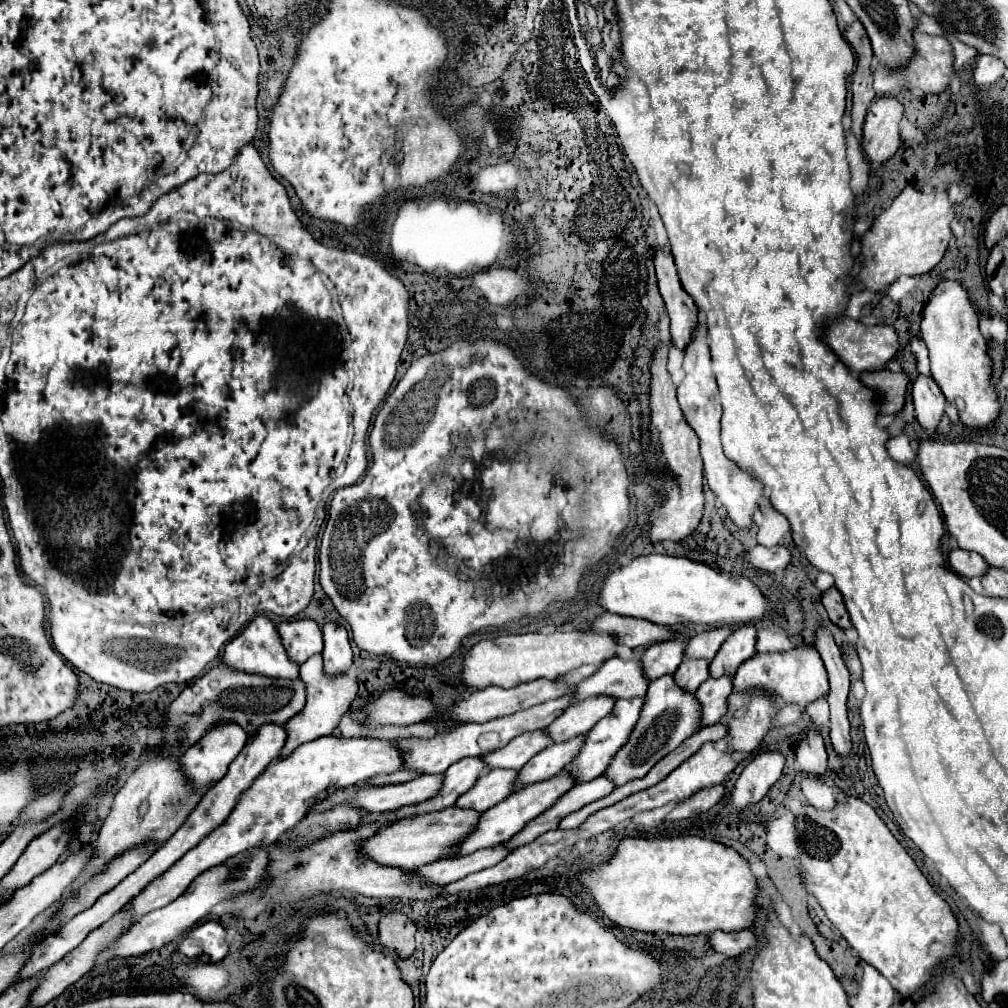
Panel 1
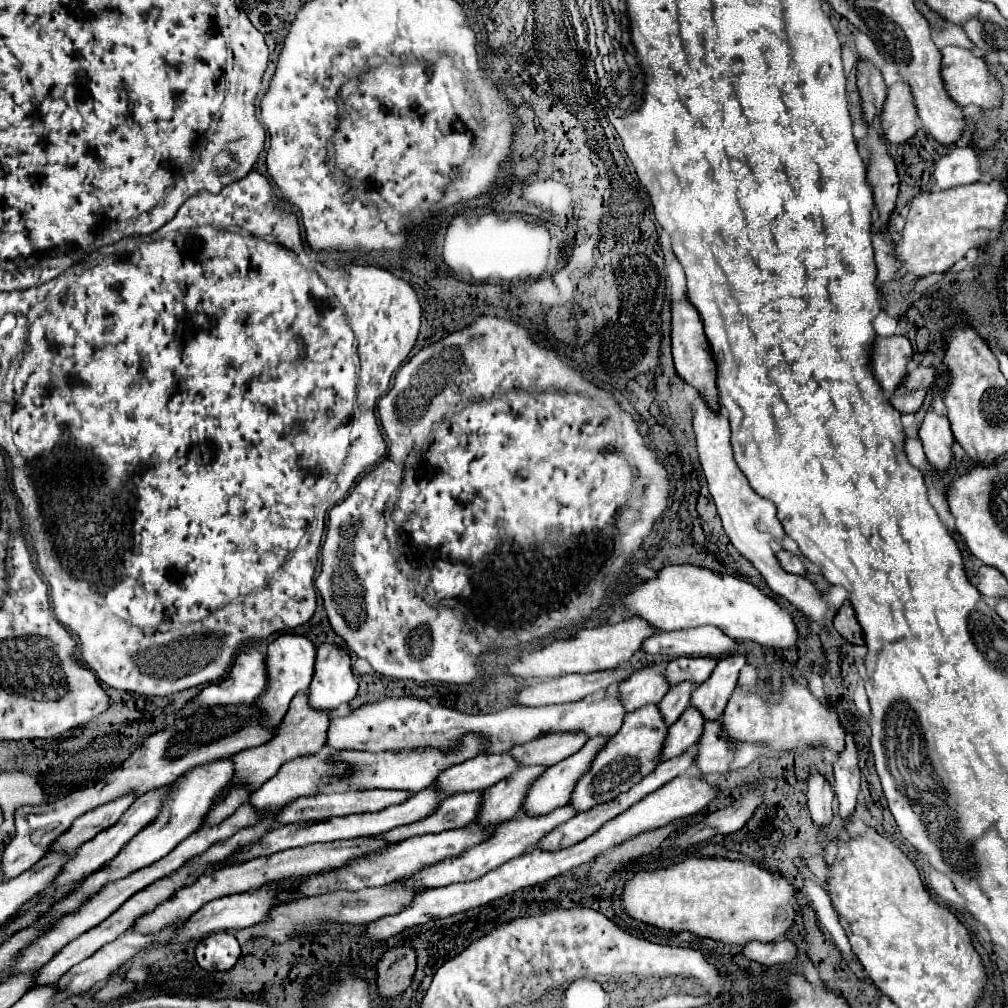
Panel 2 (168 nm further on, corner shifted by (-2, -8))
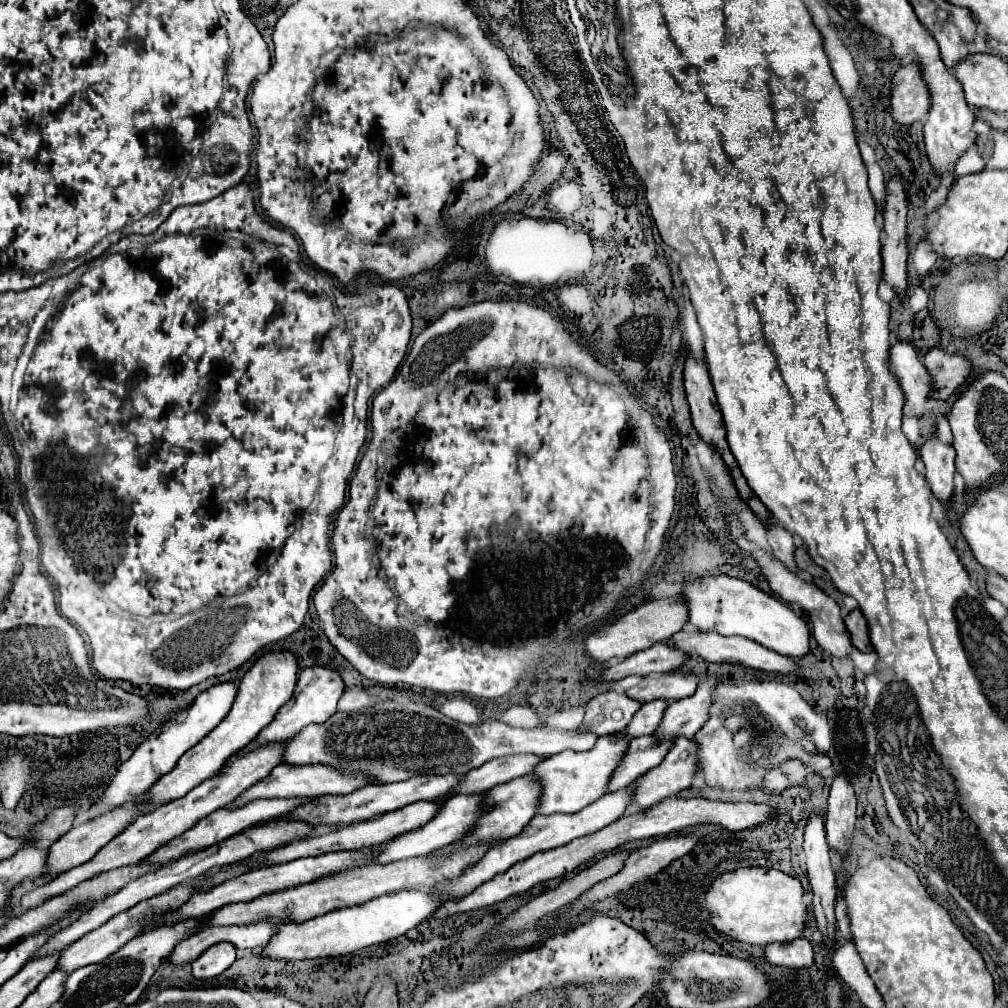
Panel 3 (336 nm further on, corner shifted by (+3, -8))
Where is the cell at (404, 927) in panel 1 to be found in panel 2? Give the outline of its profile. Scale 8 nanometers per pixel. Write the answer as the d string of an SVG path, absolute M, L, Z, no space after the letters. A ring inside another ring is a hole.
M393 947L383 953L377 963L377 987L383 997L399 997L411 983L415 973L415 949L411 947Z

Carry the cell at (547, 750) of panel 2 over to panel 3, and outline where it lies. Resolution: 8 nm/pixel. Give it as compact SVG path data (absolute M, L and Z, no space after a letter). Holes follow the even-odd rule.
M526 755L498 757L498 759L482 765L482 769L474 769L474 771L466 773L462 777L462 781L450 791L448 797L474 795L474 793L490 791L492 787L496 787L500 783L508 783L516 777L524 777L538 763L540 763L538 757L526 757Z

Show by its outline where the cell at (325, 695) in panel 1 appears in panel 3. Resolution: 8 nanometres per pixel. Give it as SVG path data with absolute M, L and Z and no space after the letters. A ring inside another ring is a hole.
M272 745L272 749L258 749L258 753L248 753L248 755L236 753L220 769L220 773L210 777L210 781L204 781L202 785L198 785L198 789L192 789L190 793L186 793L186 797L180 797L178 801L170 801L166 805L160 805L152 813L146 813L146 815L138 817L138 821L134 821L118 837L114 837L114 841L110 841L106 847L102 847L90 861L86 861L86 865L78 865L74 869L68 869L60 877L24 893L22 895L22 907L30 909L30 907L40 905L42 901L46 901L46 899L50 899L58 893L66 893L66 891L74 889L78 883L86 881L86 877L94 877L94 873L104 873L104 871L110 871L110 869L118 869L122 865L130 865L134 861L142 861L146 857L150 857L150 853L154 853L154 849L158 849L166 841L182 835L186 829L196 825L196 821L200 821L202 817L206 817L206 815L218 811L220 807L228 805L230 801L234 801L234 797L238 797L238 793L246 791L254 781L260 781L262 777L266 777L266 773L270 773L270 769L280 765L278 755L282 755L282 747L276 747L276 745Z

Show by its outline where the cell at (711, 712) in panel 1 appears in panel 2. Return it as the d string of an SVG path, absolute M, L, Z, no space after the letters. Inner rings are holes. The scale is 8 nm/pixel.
M689 707L671 727L669 727L669 735L663 747L663 759L673 759L677 755L681 755L685 749L689 749L691 745L695 745L699 741L699 737L703 735L703 715L699 713L699 709Z

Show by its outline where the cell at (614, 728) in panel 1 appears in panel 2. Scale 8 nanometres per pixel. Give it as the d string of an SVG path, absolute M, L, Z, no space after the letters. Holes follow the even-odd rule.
M593 737L593 739L589 739L589 741L583 745L581 751L577 751L577 753L571 755L571 757L567 757L567 759L561 761L559 765L553 765L551 769L547 769L547 771L535 781L535 785L531 785L531 789L529 789L529 793L527 793L527 799L525 799L525 805L523 805L523 811L525 811L527 815L543 815L543 813L549 813L549 811L555 809L555 807L567 805L567 803L571 801L571 793L575 791L577 781L591 769L593 761L595 761L595 757L597 757L597 753L599 753L599 749L603 749L609 739L611 739L611 737Z

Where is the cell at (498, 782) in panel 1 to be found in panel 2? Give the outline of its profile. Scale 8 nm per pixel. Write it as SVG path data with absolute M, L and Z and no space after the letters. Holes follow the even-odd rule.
M483 791L455 793L455 795L447 797L445 801L441 801L439 809L431 817L417 821L415 825L403 825L403 827L389 831L389 833L383 833L379 837L391 837L391 841L401 841L401 839L415 837L415 835L441 833L447 829L467 827L477 821L479 811L481 811L481 803L483 803Z

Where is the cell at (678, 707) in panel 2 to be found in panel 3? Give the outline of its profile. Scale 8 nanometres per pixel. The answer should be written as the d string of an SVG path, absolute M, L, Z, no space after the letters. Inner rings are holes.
M650 701L650 705L642 705L634 713L634 717L626 725L626 729L622 729L618 733L622 737L626 737L626 741L636 739L636 737L642 737L642 735L652 735L658 729L658 725L660 725L662 713L664 713L666 707L668 707L666 701Z

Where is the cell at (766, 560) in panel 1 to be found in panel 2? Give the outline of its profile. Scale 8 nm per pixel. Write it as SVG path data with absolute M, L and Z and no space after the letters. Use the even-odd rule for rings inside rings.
M777 551L775 557L777 557L779 565L781 565L787 573L797 573L797 575L803 575L803 573L805 573L805 567L803 567L803 563L799 561L799 557L791 555L789 551Z

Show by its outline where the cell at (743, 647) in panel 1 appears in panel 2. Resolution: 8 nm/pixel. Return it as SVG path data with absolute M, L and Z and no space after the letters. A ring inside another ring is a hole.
M733 653L725 659L717 661L711 677L697 685L691 695L691 705L697 707L705 719L719 719L731 693L737 687L739 671L747 663L747 657L741 653Z

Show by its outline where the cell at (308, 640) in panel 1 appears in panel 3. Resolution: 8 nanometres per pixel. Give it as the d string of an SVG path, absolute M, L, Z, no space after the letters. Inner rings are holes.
M284 651L260 657L254 663L254 667L244 675L238 687L238 695L232 703L232 709L222 719L222 723L214 727L198 745L194 745L194 749L190 749L190 753L186 753L186 757L182 757L182 761L178 761L178 765L170 773L166 773L162 781L152 785L150 791L144 795L144 801L148 801L144 803L146 811L154 811L158 805L164 805L166 801L184 797L190 789L194 789L196 785L218 773L218 769L222 769L222 765L228 761L230 755L246 747L258 735L258 731L262 731L274 719L274 713L290 699L290 693L294 693L296 679L298 679L298 663L294 653Z

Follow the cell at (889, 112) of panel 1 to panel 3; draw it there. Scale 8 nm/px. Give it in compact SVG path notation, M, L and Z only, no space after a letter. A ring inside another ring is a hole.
M916 61L900 67L892 79L892 117L900 125L924 121L930 109L930 91Z

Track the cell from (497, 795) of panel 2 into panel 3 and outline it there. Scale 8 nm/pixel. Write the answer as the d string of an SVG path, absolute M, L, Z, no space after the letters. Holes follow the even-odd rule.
M478 793L478 797L452 797L450 801L446 801L442 805L442 809L422 827L406 831L404 835L398 835L382 845L378 845L378 855L374 857L376 865L388 865L394 861L402 861L402 859L410 859L410 857L418 857L418 855L430 855L458 839L464 837L464 833L468 833L474 825L474 821L478 819L480 807L482 807L482 793Z

